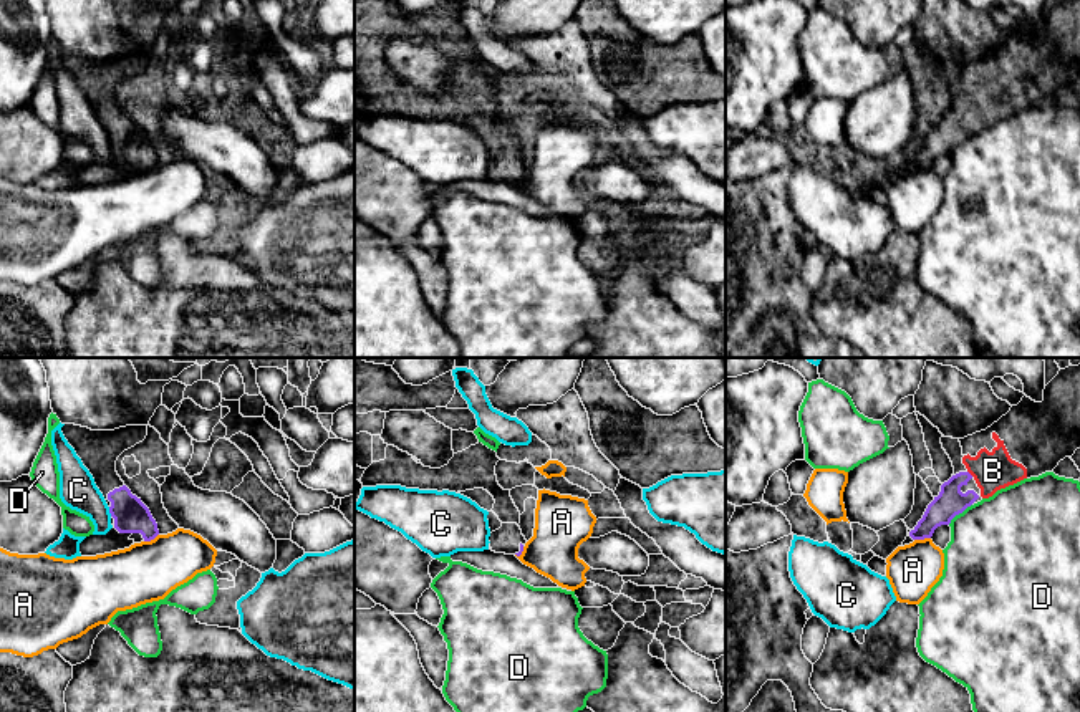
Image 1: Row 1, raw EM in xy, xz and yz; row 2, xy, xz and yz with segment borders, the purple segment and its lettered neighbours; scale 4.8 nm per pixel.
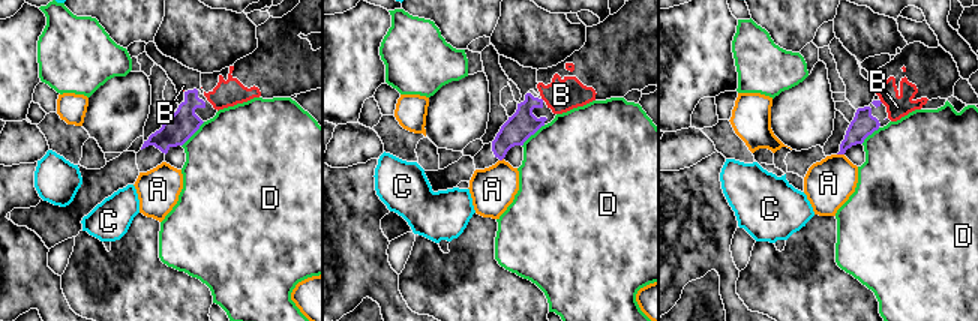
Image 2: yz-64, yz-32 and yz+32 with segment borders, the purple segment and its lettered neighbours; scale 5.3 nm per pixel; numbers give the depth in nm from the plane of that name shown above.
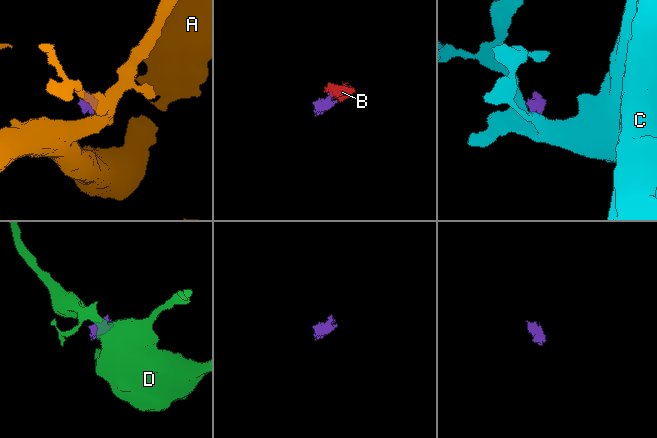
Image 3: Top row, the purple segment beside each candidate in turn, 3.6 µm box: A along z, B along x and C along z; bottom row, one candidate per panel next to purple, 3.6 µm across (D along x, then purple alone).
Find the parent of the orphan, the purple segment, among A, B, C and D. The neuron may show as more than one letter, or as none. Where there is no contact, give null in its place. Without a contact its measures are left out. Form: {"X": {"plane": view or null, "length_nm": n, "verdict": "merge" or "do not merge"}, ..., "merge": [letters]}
{"A": {"plane": "yz", "length_nm": 80, "verdict": "do not merge"}, "B": {"plane": "yz", "length_nm": 40, "verdict": "merge"}, "C": {"plane": "xy", "length_nm": 50, "verdict": "do not merge"}, "D": {"plane": "yz", "length_nm": 160, "verdict": "do not merge"}, "merge": ["B"]}

